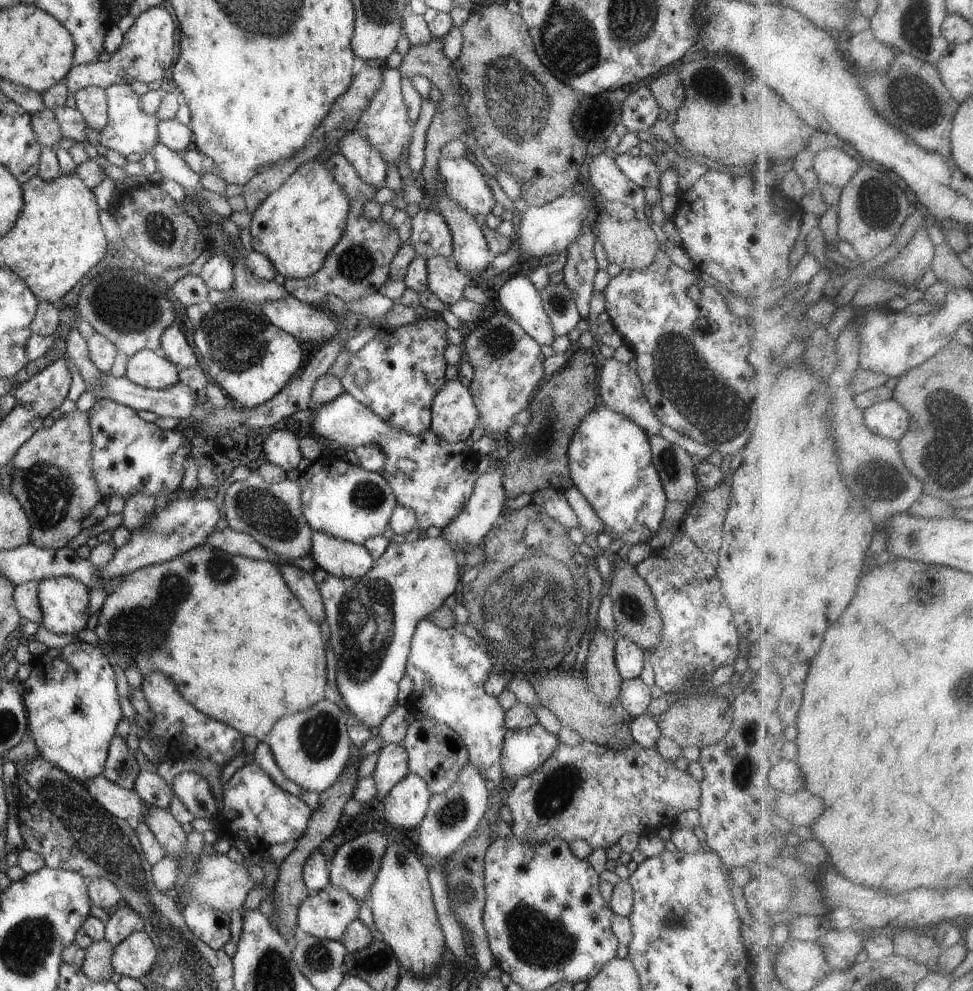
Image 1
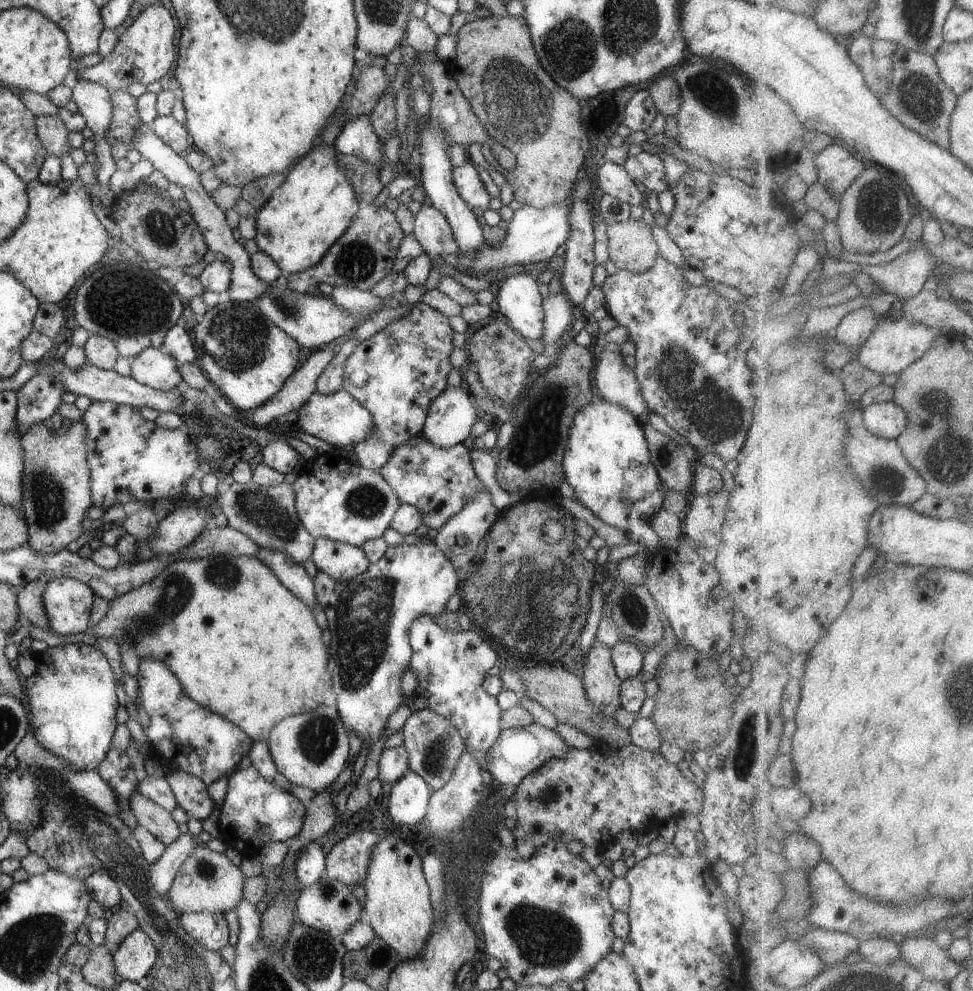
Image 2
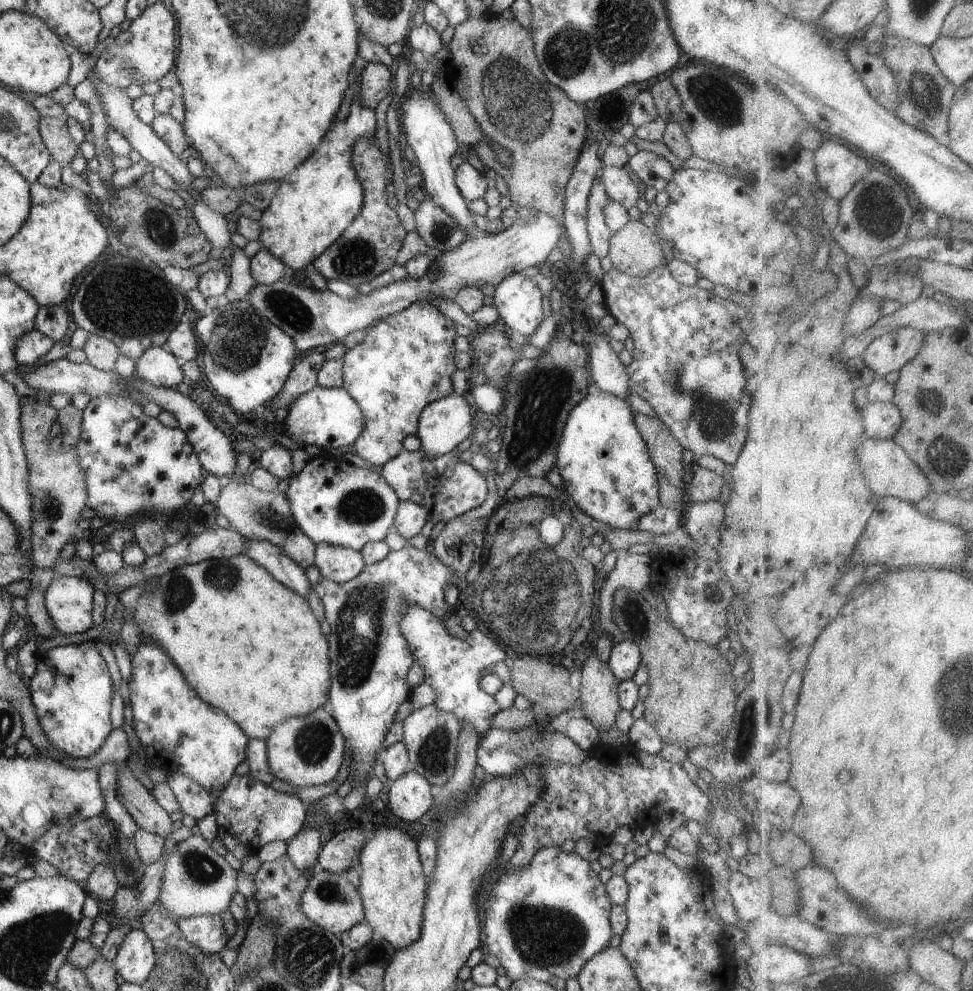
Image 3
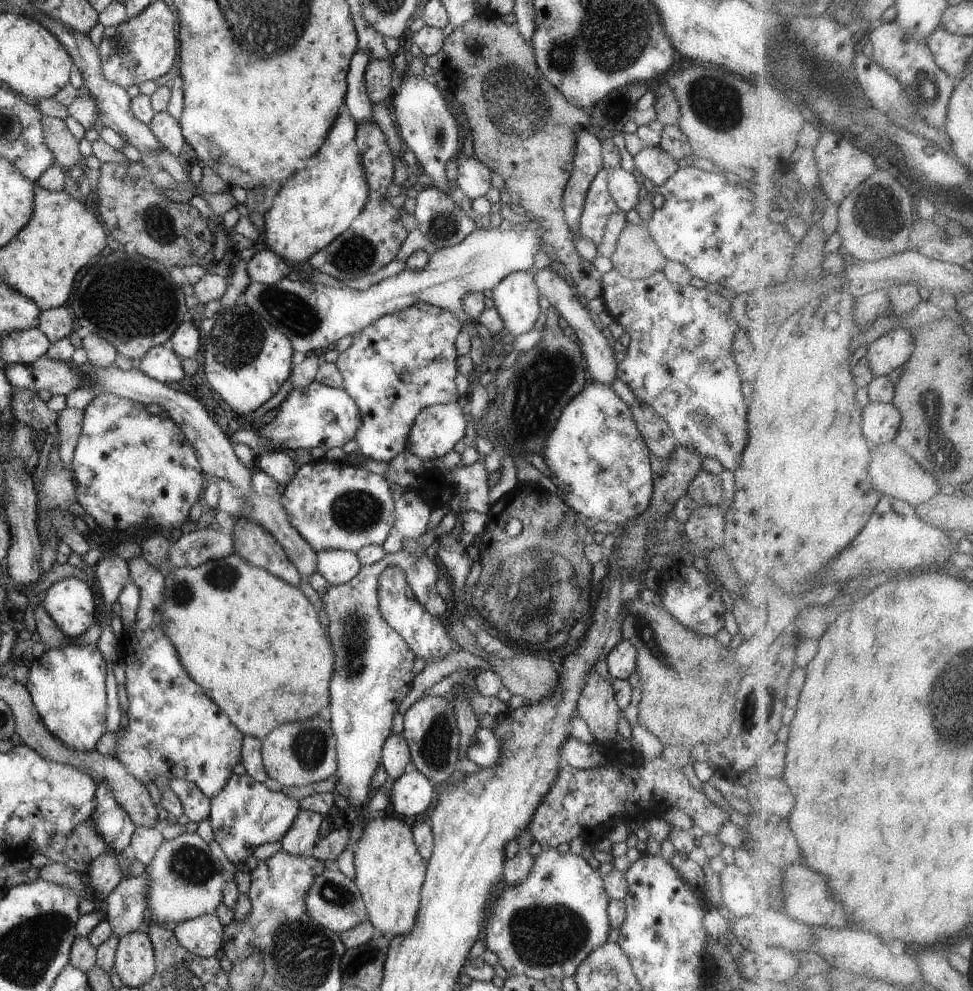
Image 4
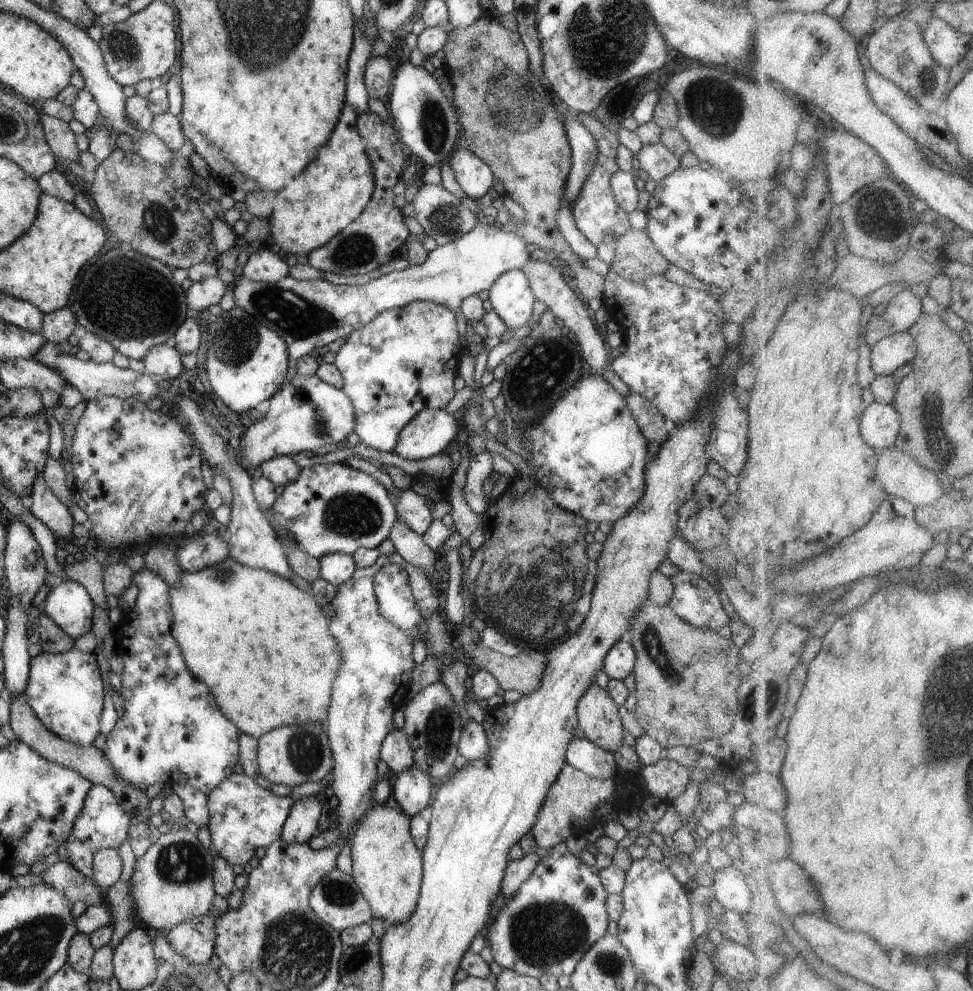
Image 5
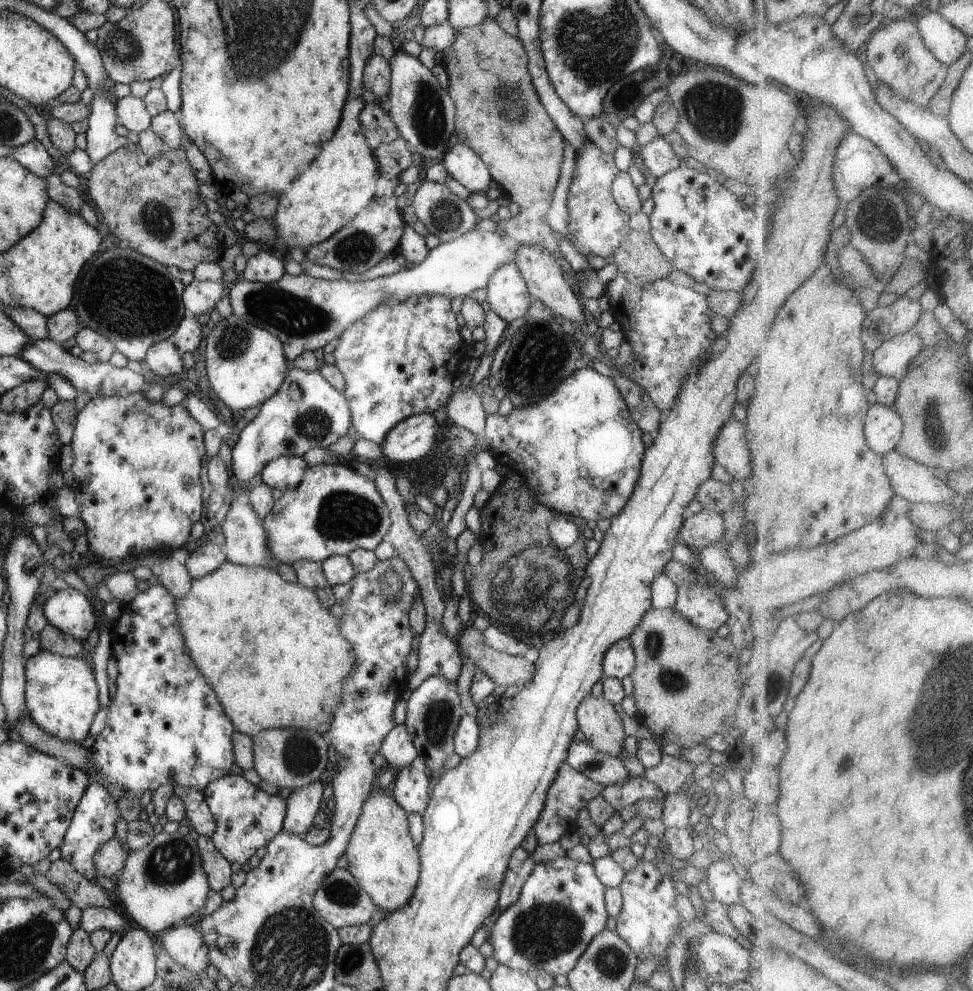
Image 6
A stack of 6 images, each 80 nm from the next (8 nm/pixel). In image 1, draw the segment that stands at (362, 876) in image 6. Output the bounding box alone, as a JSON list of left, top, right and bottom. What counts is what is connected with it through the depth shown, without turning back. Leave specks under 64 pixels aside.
[368,841,450,975]

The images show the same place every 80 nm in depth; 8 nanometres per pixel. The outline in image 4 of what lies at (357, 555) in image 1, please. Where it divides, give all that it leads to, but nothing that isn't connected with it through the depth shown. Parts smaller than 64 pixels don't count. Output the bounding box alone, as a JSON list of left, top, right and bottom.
[317,550,362,585]

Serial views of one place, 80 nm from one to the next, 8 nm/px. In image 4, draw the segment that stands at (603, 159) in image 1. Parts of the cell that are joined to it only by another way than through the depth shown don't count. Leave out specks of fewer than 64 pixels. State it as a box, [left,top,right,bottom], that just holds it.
[607,166,640,213]

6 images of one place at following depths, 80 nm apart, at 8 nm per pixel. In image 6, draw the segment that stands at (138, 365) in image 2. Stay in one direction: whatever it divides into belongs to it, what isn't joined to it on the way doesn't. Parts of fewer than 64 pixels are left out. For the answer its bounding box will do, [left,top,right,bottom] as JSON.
[142,341,186,376]

